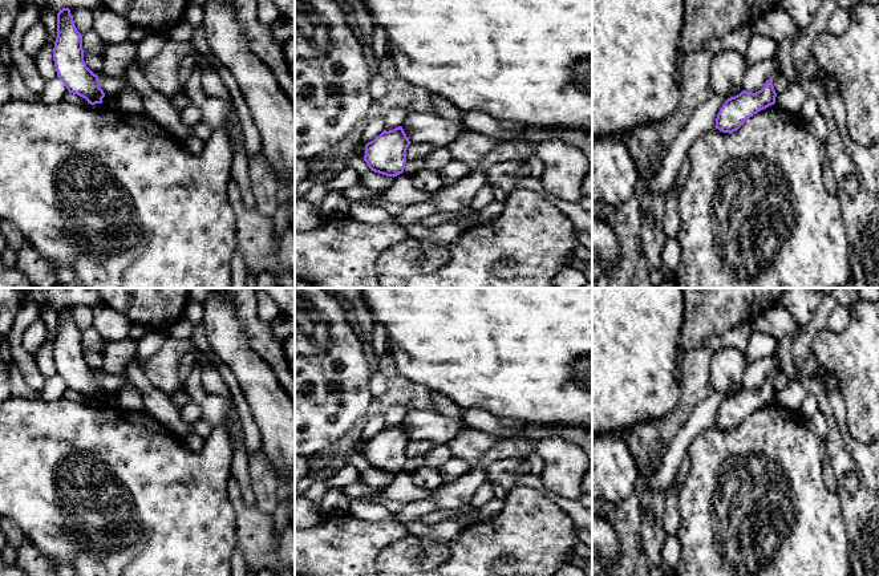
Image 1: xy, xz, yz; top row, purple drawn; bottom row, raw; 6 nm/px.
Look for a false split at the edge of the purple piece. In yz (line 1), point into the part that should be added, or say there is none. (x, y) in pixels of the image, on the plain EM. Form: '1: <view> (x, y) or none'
1: none

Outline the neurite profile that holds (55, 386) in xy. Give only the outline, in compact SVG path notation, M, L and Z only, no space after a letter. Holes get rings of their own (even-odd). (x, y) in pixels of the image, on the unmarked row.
M52 376L44 382L44 388L40 392L41 399L56 401L62 398L62 394L68 390L66 382L58 376Z

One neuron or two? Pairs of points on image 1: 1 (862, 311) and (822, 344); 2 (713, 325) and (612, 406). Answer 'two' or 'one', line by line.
1: one
2: two

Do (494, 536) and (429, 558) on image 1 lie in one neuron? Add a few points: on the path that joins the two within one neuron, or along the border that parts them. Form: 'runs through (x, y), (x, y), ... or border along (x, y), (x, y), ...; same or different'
border along (449, 542), (449, 555), (441, 562); different

